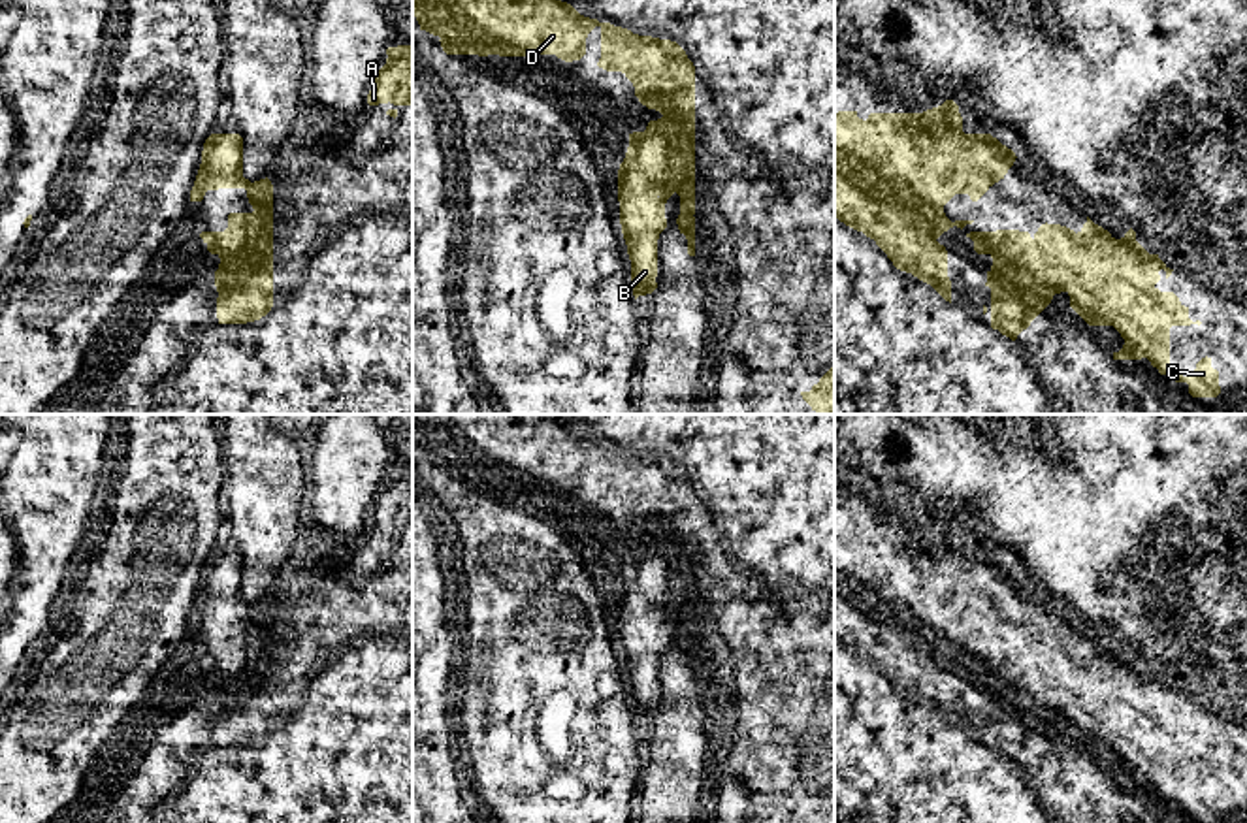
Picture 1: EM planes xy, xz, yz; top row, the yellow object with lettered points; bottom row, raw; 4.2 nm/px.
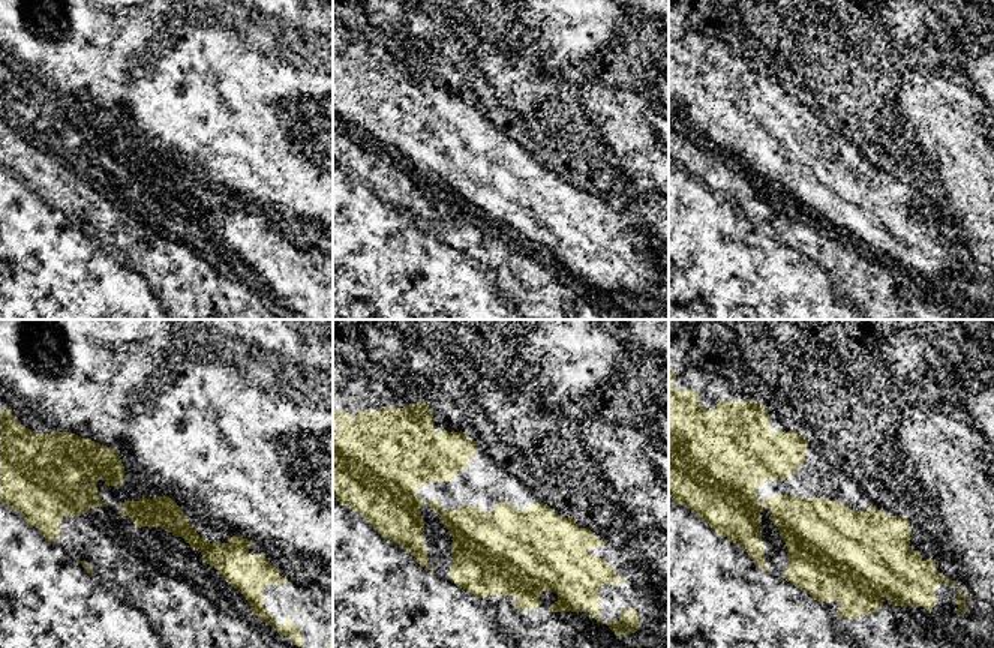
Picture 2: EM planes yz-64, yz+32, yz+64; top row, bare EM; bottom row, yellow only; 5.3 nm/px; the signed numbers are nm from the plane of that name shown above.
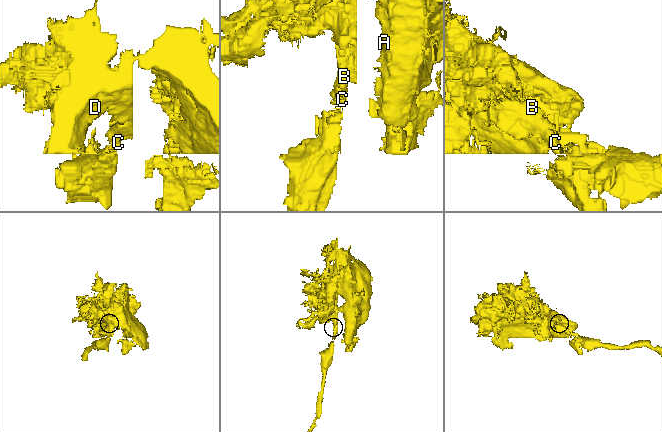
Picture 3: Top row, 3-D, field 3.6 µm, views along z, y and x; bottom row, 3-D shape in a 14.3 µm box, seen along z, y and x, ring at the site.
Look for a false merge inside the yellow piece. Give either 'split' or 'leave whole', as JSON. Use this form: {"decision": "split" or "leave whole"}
{"decision": "split"}

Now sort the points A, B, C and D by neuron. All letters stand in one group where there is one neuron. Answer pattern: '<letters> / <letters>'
A D / B C

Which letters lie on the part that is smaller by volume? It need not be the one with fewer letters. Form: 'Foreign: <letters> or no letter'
Foreign: B, C

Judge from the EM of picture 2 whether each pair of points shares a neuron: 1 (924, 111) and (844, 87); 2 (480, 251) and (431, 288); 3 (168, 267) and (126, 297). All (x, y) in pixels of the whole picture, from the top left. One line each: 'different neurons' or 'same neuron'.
1: same neuron
2: same neuron
3: different neurons

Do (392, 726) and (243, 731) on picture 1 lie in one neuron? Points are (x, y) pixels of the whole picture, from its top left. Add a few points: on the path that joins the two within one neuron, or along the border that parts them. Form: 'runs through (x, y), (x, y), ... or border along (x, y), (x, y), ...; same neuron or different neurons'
runs through (355, 727), (281, 727); same neuron

